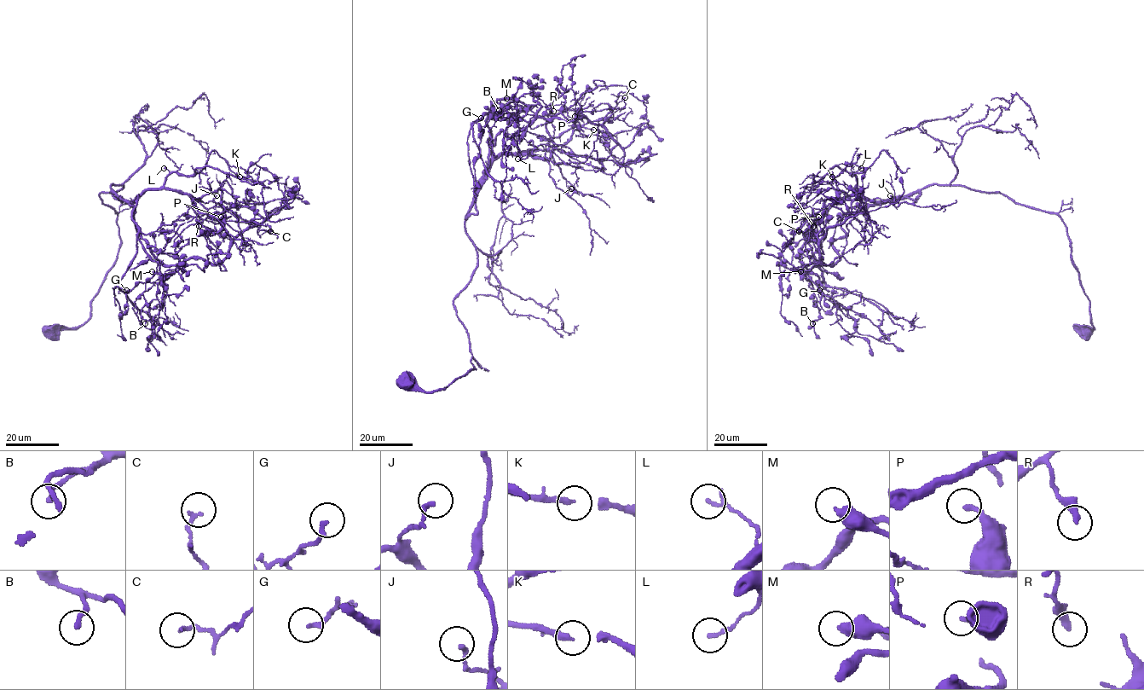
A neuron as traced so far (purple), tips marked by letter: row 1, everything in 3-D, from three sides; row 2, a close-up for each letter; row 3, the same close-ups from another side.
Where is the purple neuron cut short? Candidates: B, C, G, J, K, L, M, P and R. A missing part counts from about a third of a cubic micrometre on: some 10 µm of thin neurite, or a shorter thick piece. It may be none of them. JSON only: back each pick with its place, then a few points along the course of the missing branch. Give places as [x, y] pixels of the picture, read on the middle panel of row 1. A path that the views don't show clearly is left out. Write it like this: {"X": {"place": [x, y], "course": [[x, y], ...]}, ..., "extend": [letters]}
{"extend": []}

